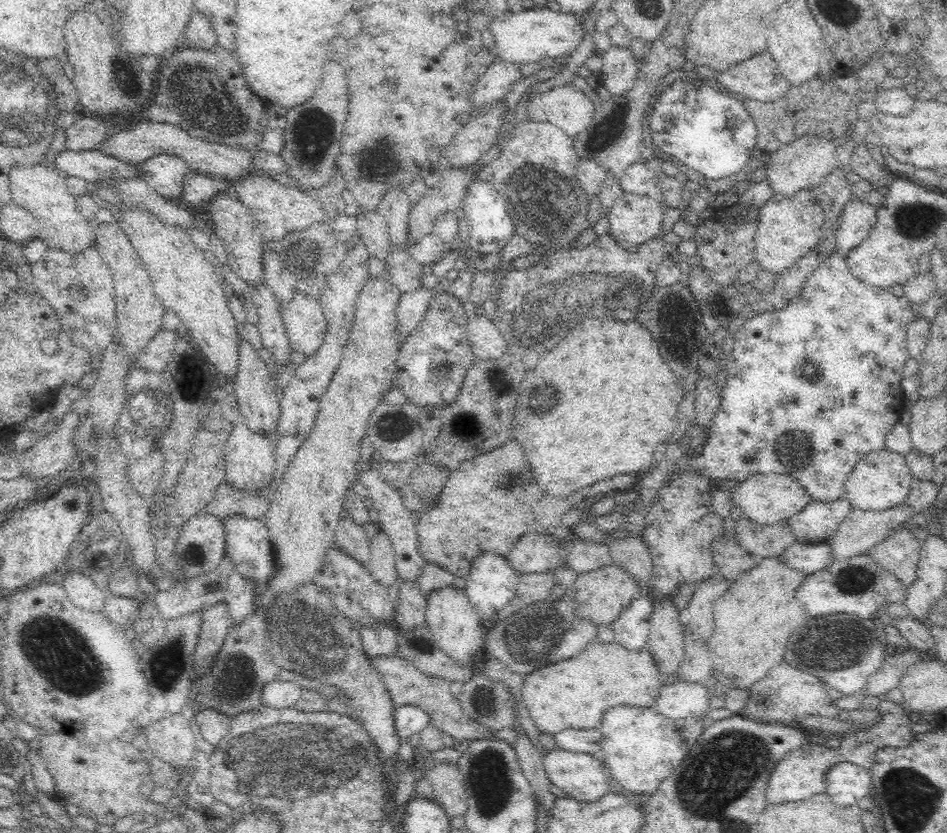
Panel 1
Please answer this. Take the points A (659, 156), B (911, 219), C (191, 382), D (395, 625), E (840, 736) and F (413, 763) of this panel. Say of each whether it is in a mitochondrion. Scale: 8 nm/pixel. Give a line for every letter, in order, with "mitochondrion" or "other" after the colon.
A: other
B: mitochondrion
C: mitochondrion
D: other
E: other
F: other

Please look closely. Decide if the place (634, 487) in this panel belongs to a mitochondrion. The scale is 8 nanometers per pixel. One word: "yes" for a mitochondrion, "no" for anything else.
no

